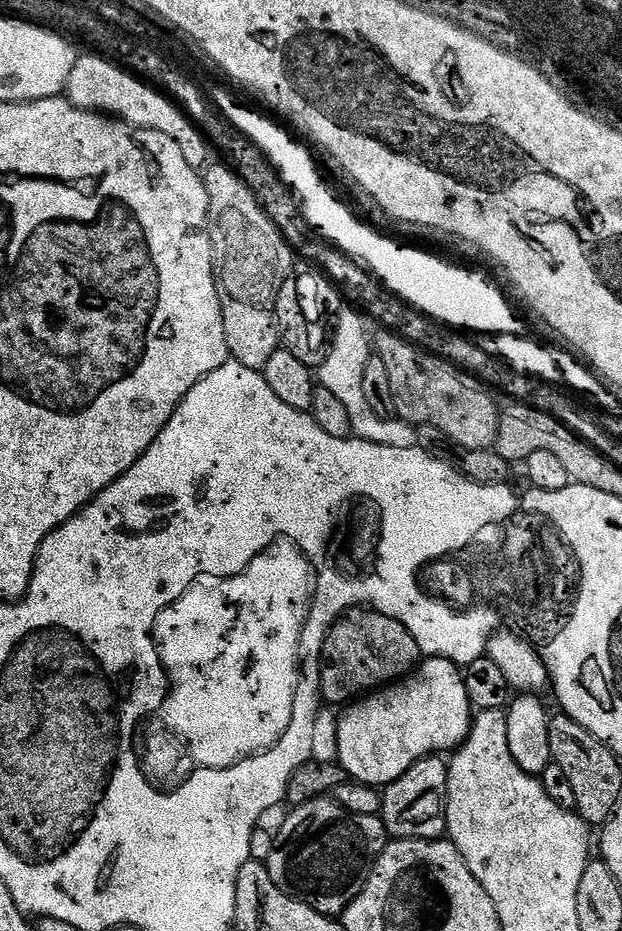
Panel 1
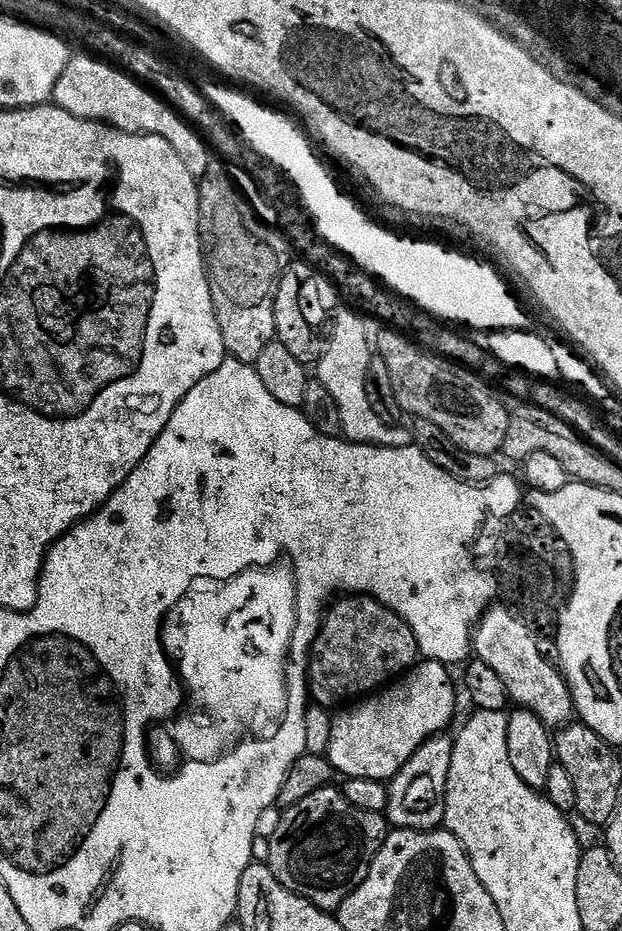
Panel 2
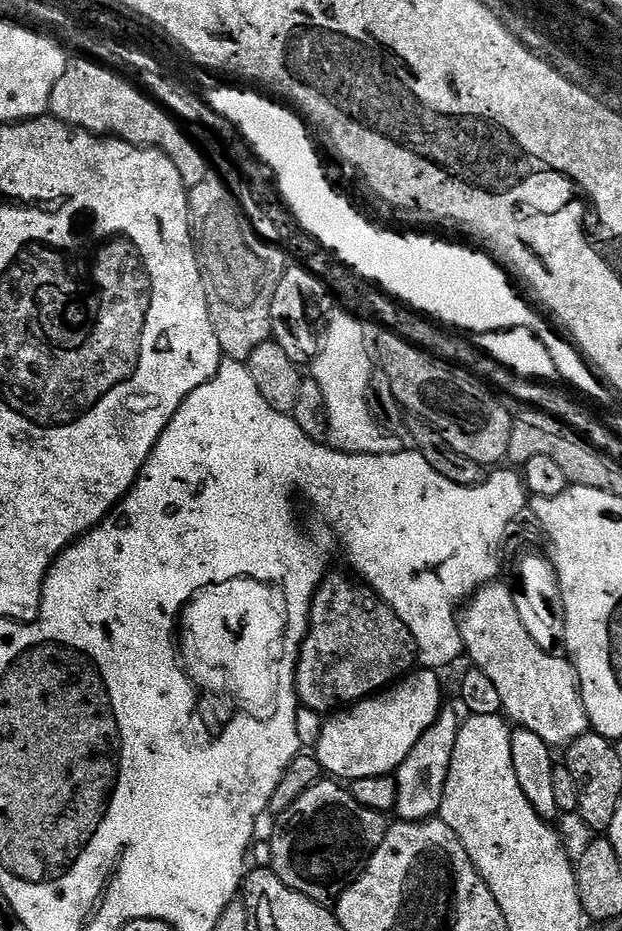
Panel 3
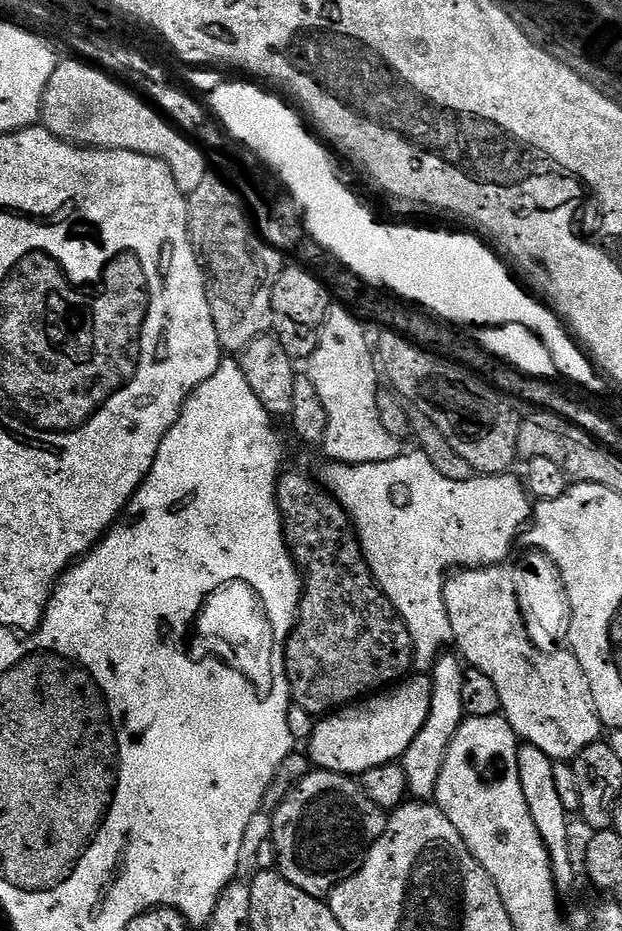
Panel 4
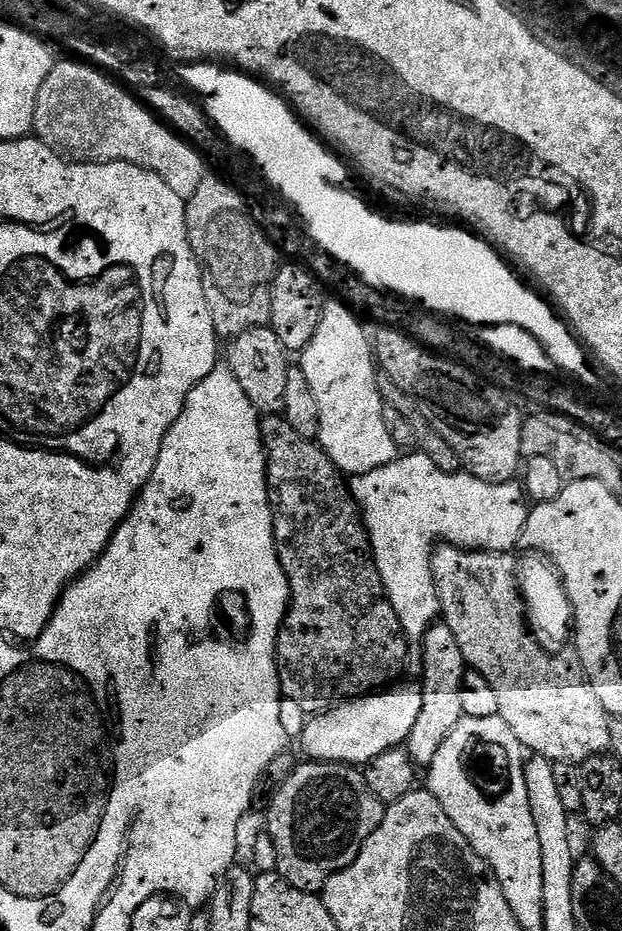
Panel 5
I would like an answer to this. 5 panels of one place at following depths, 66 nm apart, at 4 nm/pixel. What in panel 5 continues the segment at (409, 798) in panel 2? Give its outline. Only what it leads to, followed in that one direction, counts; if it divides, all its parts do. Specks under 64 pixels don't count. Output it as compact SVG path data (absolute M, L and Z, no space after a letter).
M443 622L433 624L425 634L424 645L424 675L422 687L422 711L418 714L418 722L414 722L414 730L410 730L406 747L410 758L424 770L434 762L434 756L438 750L442 750L442 742L450 738L454 726L465 717L462 710L462 678L466 671L466 665L462 658L462 650L458 647L458 638Z

